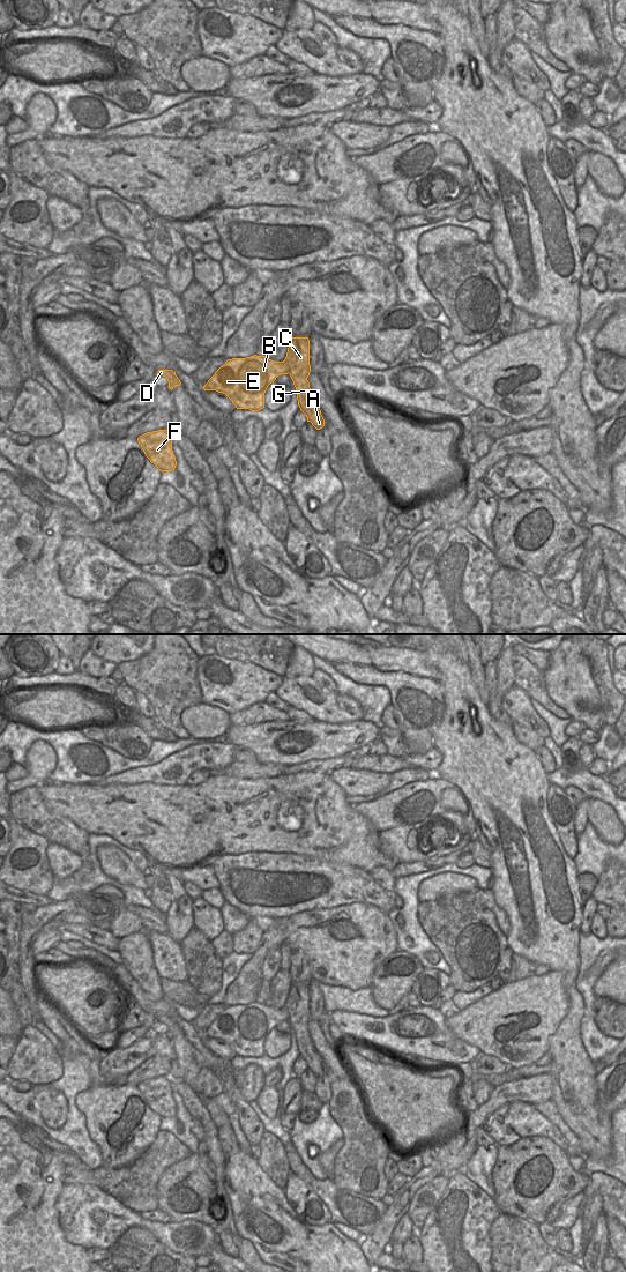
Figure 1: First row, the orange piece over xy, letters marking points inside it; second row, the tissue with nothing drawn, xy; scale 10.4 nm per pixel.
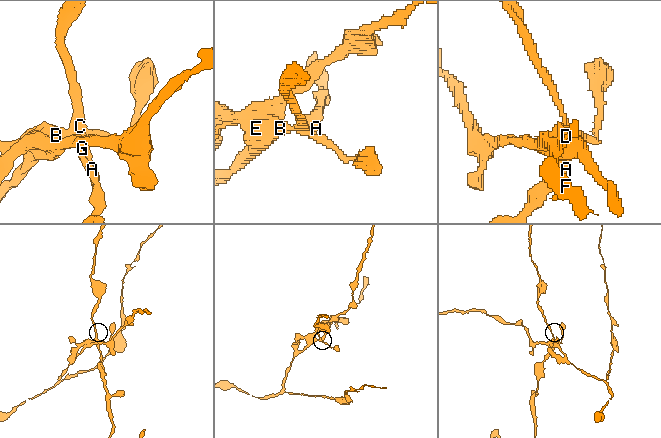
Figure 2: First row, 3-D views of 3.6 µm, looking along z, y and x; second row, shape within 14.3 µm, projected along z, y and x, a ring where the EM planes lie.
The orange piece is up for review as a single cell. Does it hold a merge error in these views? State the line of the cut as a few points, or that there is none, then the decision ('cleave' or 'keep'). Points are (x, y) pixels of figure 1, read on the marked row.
cut in xy along (284, 359), (288, 363), (289, 372); cleave

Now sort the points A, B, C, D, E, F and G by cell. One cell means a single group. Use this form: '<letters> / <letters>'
A C G / B D E F

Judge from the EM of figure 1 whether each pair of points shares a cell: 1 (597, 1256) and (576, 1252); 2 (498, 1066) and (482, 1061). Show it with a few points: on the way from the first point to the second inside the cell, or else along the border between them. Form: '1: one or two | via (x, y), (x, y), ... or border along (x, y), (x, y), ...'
1: two | border along (583, 1250), (580, 1259)
2: one | via (494, 1065), (485, 1062)

